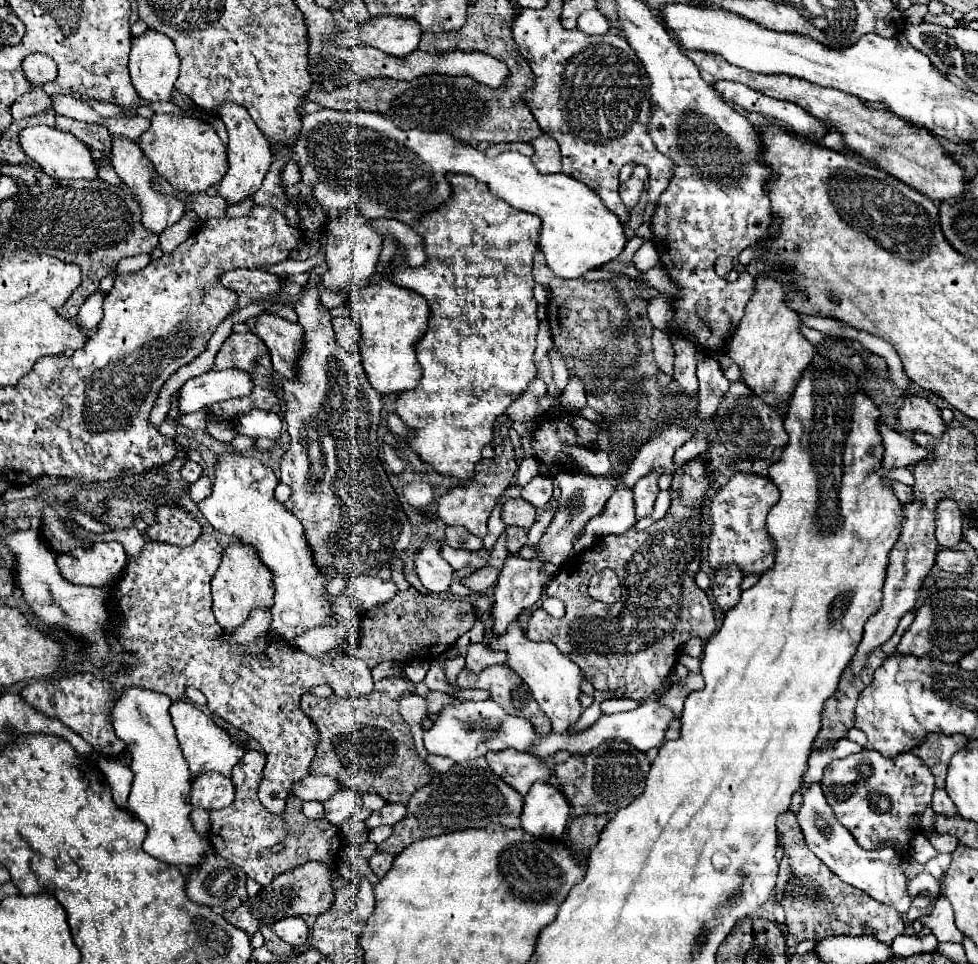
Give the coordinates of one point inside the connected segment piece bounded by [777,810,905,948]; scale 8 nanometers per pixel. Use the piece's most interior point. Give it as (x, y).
(817, 904)

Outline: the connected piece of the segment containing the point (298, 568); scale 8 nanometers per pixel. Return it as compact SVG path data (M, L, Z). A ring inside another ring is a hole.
M223 454L217 462L213 494L199 504L199 510L219 534L233 536L235 540L253 546L261 562L271 570L275 606L271 608L273 618L269 636L291 642L305 630L333 624L335 618L331 614L331 602L323 596L325 578L317 572L317 566L309 556L301 522L273 498L275 486L277 478L267 464L251 456Z

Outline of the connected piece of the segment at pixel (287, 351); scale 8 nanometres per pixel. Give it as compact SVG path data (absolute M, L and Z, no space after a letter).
M261 314L247 320L247 326L257 334L271 352L273 368L279 376L295 380L299 356L305 344L305 330L301 324L293 324L275 314Z

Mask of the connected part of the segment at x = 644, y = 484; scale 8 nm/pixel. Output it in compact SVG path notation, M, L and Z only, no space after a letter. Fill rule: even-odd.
M663 470L653 472L653 476L645 476L645 480L639 480L637 488L633 488L633 494L635 494L635 516L637 516L637 520L643 520L643 518L653 514L655 496L659 492L657 478L661 476L661 472Z

